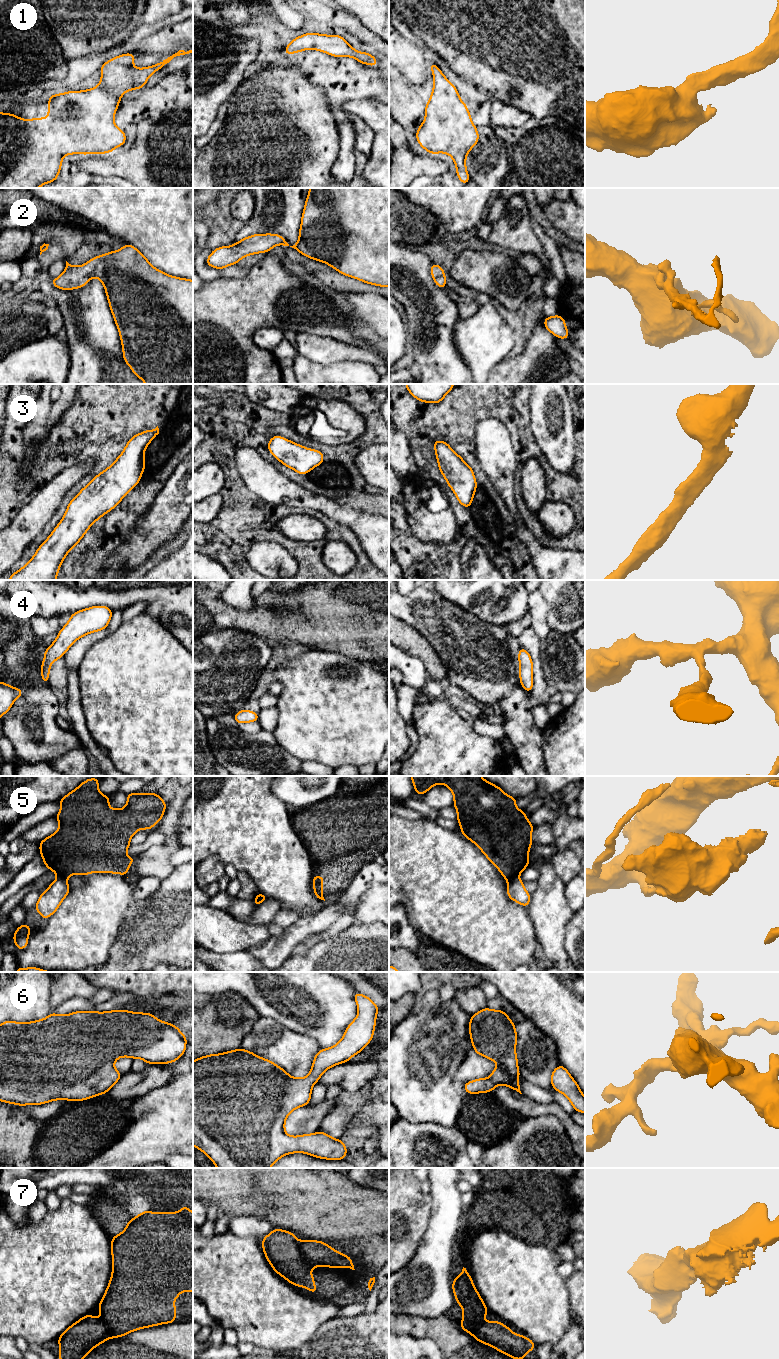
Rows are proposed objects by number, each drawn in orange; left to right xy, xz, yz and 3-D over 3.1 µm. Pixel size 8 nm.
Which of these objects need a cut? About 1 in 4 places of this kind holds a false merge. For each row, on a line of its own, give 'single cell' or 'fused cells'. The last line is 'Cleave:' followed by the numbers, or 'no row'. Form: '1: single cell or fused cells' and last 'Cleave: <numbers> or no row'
1: single cell
2: single cell
3: single cell
4: single cell
5: fused cells
6: single cell
7: single cell
Cleave: 5

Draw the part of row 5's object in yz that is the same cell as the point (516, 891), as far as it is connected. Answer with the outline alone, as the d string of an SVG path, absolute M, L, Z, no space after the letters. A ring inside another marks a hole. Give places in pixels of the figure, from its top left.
M518 877L507 882L507 896L527 908L531 901L531 895L526 891L524 883Z

